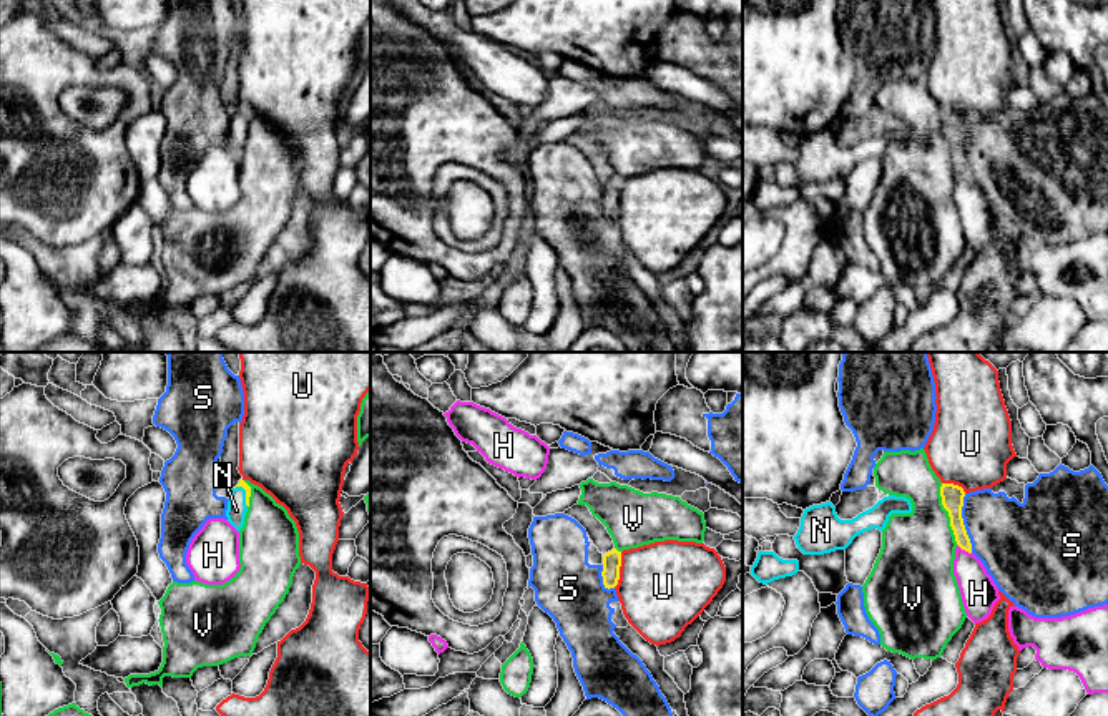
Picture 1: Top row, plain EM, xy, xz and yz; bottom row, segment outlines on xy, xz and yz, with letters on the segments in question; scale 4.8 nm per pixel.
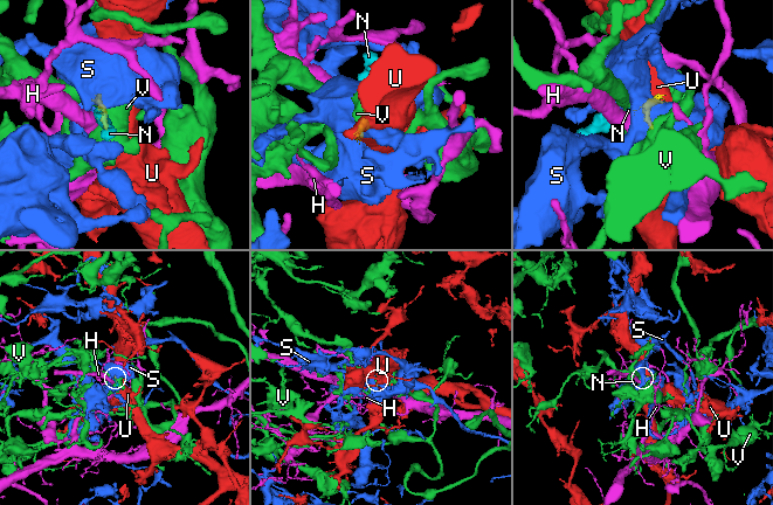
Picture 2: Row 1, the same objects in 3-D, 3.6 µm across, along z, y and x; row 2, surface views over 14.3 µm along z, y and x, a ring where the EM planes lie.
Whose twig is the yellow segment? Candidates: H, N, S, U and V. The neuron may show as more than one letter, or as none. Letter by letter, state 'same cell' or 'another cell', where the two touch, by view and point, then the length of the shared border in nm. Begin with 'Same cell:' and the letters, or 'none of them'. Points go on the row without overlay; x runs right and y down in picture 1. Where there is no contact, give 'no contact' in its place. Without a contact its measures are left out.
Same cell: N
H: another cell | yz (964, 176) | 90 nm
N: same cell | xy (246, 122) | 120 nm
S: another cell | yz (962, 152) | 300 nm
U: another cell | xz (618, 198) | 180 nm
V: another cell | yz (949, 142) | 300 nm

